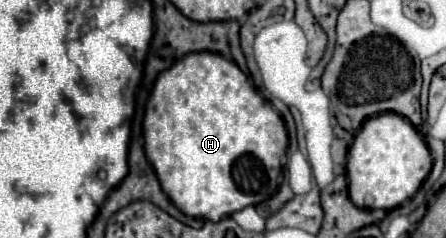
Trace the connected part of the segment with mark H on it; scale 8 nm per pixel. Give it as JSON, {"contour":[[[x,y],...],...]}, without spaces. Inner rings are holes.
{"contour":[[[199,51],[185,55],[159,73],[145,107],[143,137],[145,155],[153,165],[163,191],[185,215],[217,221],[247,205],[267,201],[279,187],[281,157],[287,149],[287,129],[273,105],[263,99],[253,89],[247,75],[223,55]]]}

